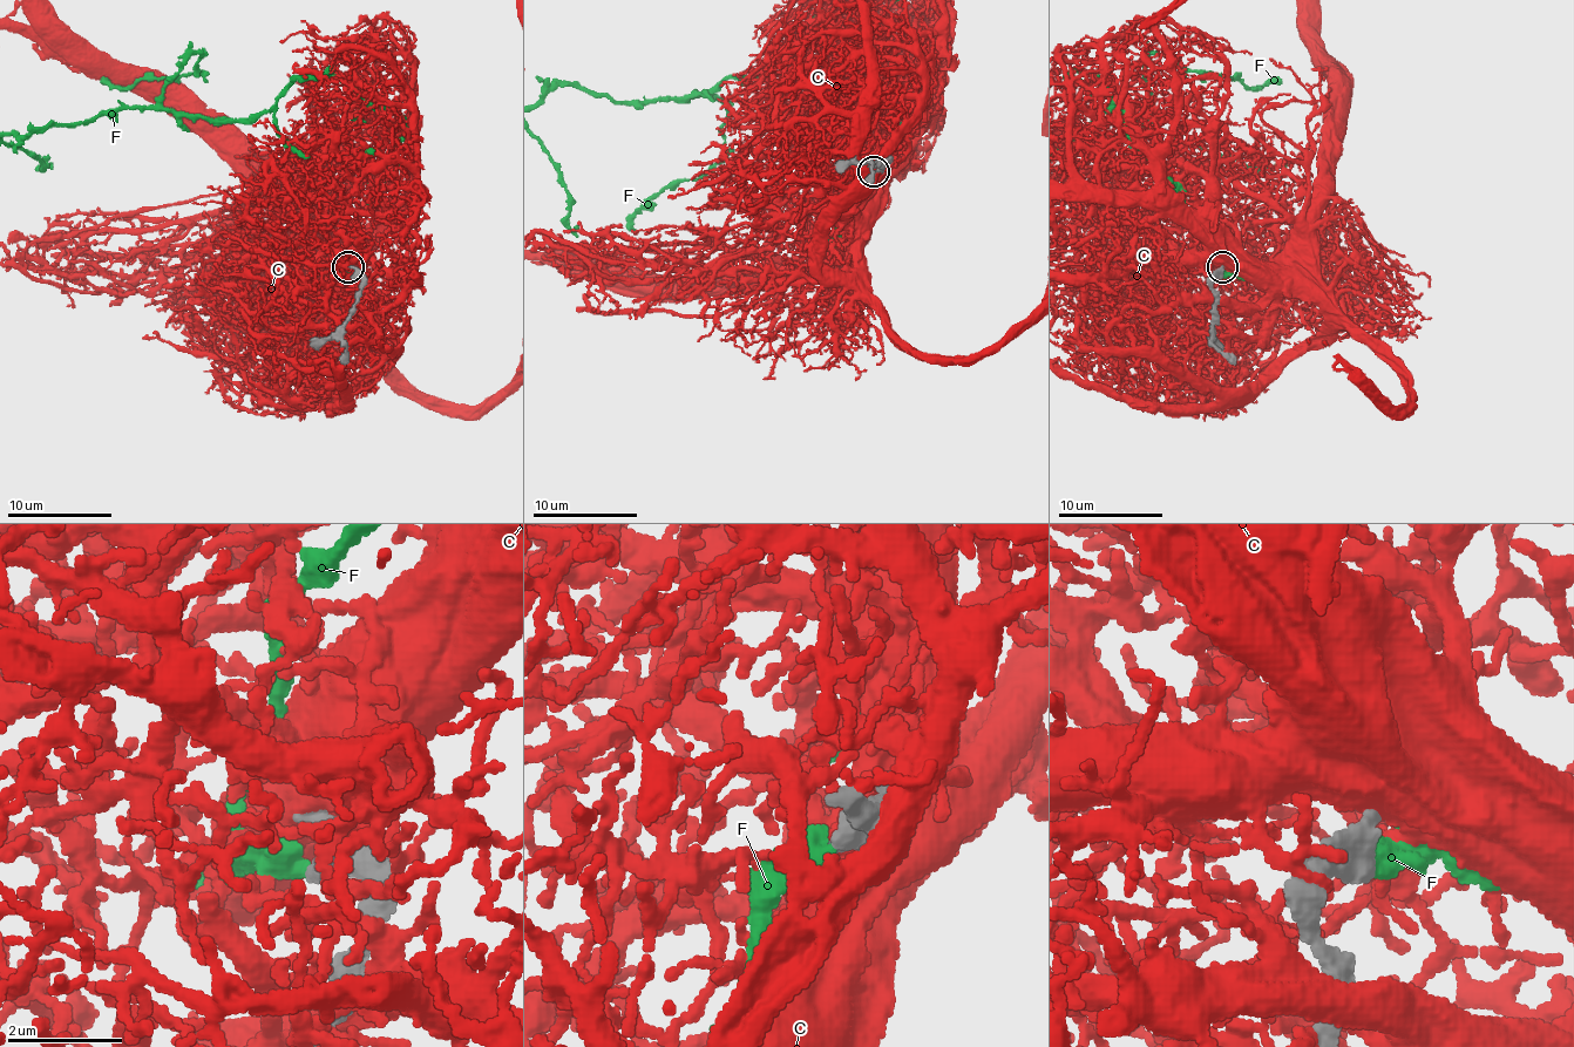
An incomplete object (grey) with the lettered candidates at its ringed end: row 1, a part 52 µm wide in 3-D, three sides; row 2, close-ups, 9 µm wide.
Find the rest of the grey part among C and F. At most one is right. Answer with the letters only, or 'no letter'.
no letter

